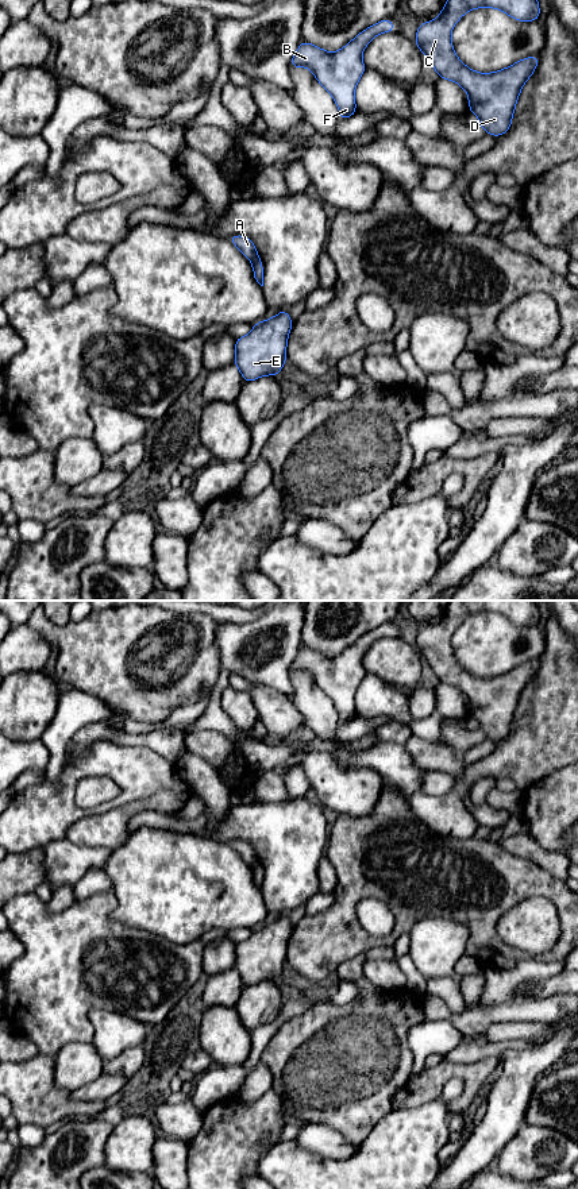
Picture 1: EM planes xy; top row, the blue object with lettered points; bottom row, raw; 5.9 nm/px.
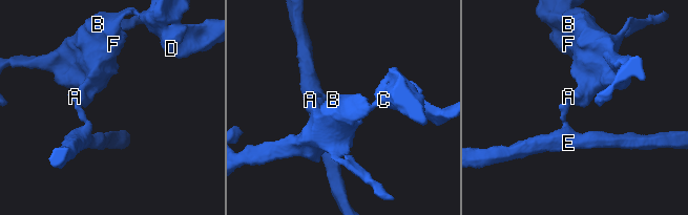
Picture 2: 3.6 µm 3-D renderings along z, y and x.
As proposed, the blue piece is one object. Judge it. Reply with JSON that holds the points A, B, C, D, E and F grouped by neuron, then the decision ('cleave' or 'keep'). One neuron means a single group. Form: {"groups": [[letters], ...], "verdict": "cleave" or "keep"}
{"groups": [["A", "B", "C", "D", "F"], ["E"]], "verdict": "cleave"}

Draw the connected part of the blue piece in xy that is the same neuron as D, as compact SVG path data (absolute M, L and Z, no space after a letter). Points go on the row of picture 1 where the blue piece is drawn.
M447 0L436 19L419 24L415 43L427 55L438 77L454 81L466 90L467 109L478 116L486 134L497 138L509 131L521 88L540 58L531 55L493 73L467 67L454 51L451 32L458 20L475 8L497 8L517 22L540 18L537 0Z

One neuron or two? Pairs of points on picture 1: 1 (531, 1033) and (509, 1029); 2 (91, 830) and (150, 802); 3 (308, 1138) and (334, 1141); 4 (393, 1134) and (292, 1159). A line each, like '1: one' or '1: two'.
1: one
2: one
3: one
4: one

